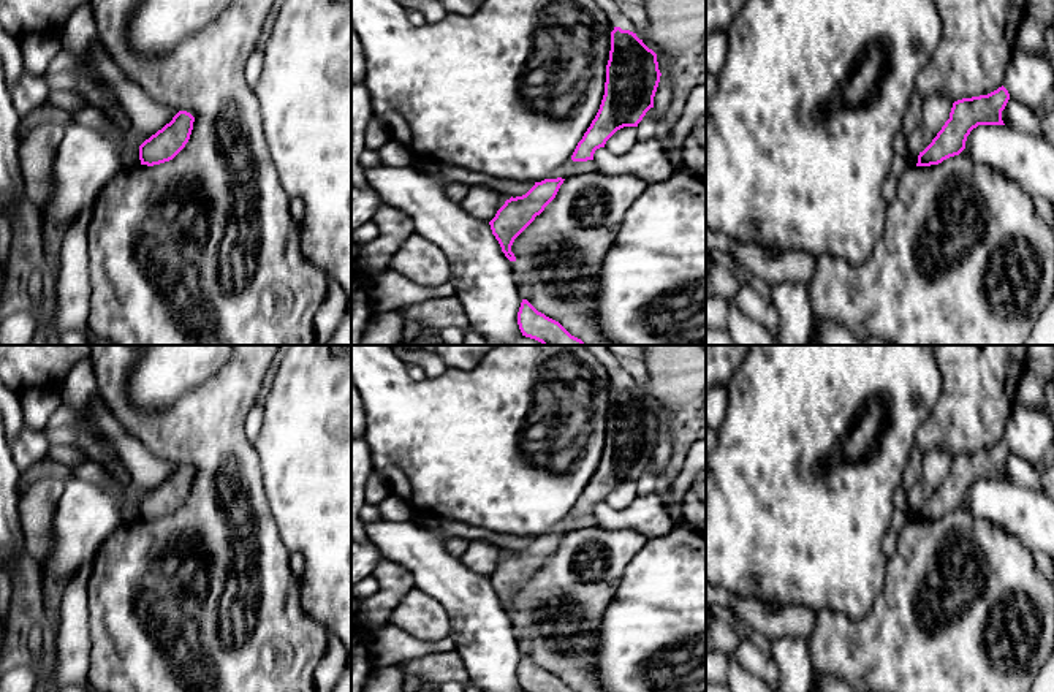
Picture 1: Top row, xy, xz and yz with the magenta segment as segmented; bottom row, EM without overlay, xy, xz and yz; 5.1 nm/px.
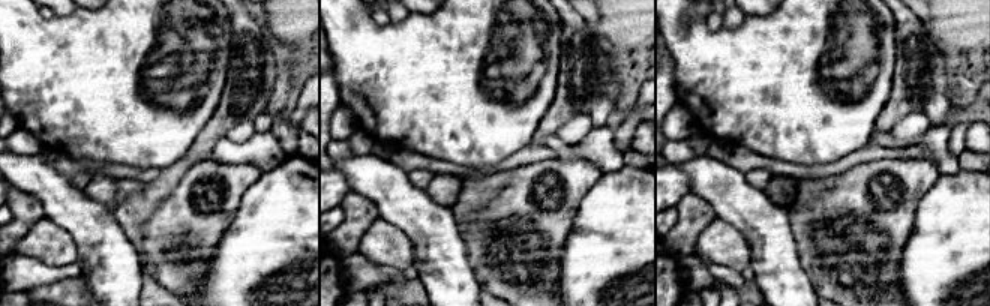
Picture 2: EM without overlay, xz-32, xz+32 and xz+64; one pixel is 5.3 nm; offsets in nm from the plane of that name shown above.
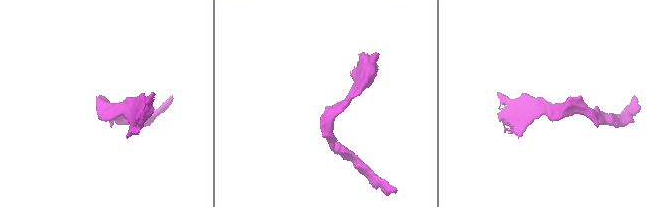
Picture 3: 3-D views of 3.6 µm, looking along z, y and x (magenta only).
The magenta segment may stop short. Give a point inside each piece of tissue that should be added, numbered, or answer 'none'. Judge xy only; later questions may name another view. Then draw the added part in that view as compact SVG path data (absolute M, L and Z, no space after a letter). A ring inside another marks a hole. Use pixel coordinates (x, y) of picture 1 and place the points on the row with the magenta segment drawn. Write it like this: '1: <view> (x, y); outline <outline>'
none

